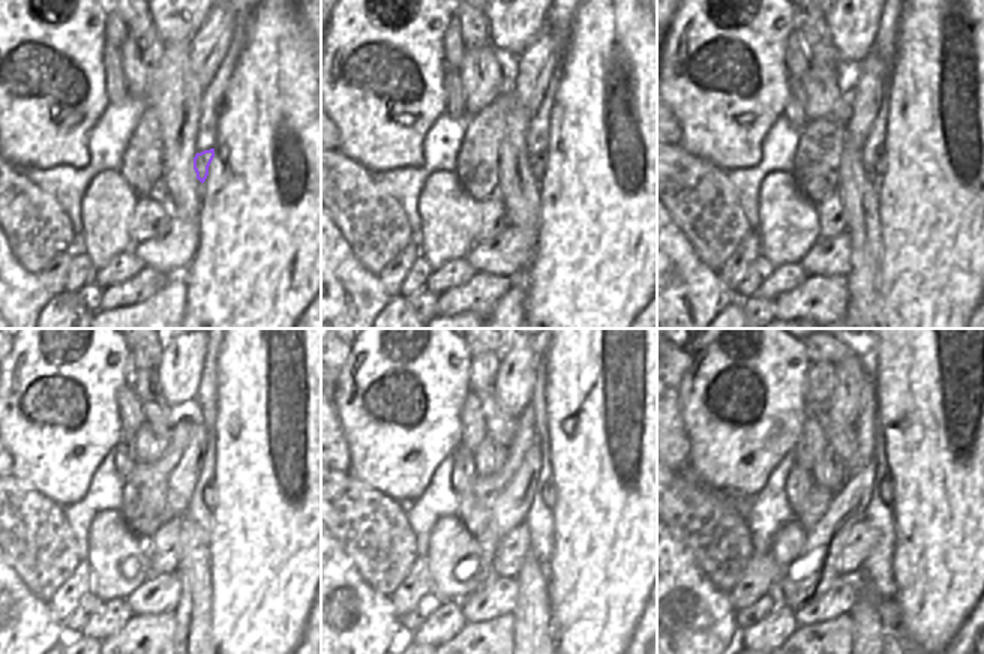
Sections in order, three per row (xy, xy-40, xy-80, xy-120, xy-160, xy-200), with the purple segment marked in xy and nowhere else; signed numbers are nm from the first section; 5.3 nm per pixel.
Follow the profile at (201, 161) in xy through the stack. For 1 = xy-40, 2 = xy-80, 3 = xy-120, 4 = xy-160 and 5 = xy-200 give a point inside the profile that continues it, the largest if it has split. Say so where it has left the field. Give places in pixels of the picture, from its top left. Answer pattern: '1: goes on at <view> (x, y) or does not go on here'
1: goes on at xy-40 (537, 164)
2: goes on at xy-80 (879, 167)
3: goes on at xy-120 (210, 497)
4: goes on at xy-160 (549, 491)
5: goes on at xy-200 (887, 488)

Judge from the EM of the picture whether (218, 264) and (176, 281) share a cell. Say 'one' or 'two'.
two

